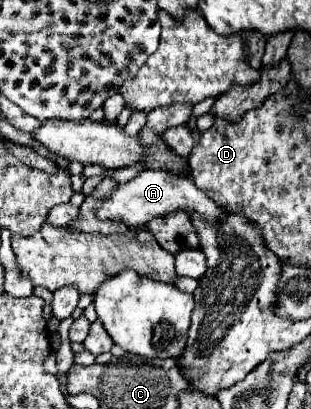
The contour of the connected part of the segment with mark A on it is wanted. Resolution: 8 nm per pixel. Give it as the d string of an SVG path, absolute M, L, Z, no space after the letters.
M144 170L134 180L126 182L126 184L120 184L106 200L100 202L96 214L100 218L104 218L104 220L106 218L120 218L130 228L142 228L150 220L166 216L166 214L172 214L176 210L198 212L204 220L210 220L212 224L218 224L226 216L224 210L218 204L214 204L204 192L200 192L194 186L192 178L176 176L176 174L166 172L166 170Z

